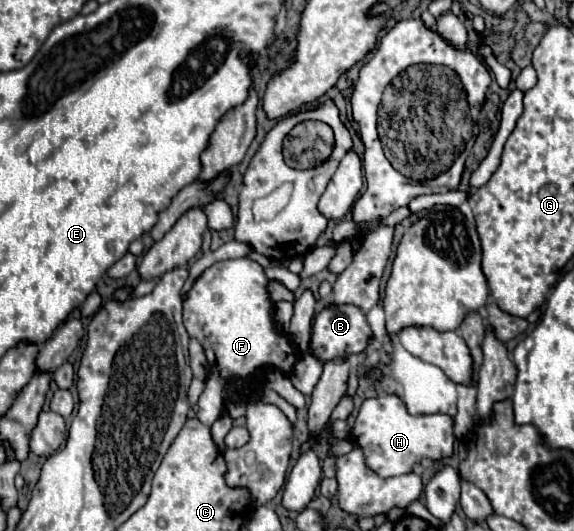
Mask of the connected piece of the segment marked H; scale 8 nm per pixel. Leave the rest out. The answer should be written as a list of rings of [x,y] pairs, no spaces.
[[[393,393],[365,399],[353,421],[349,437],[363,451],[365,465],[379,477],[397,477],[403,473],[411,473],[413,467],[423,459],[441,461],[445,457],[451,457],[455,445],[451,415],[411,415],[405,403]]]

